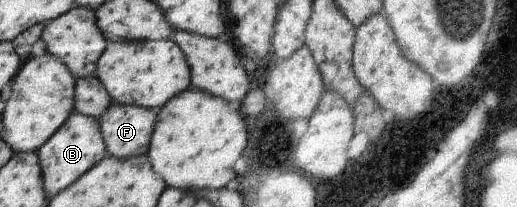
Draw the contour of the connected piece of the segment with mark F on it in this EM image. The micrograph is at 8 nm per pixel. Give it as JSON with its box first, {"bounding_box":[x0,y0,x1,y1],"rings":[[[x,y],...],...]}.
{"bounding_box":[100,102,158,159],"rings":[[[113,102],[100,118],[109,155],[126,159],[147,155],[158,122],[158,110]]]}

